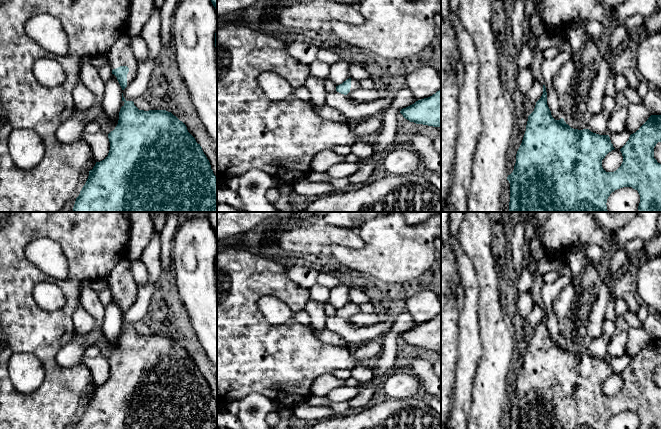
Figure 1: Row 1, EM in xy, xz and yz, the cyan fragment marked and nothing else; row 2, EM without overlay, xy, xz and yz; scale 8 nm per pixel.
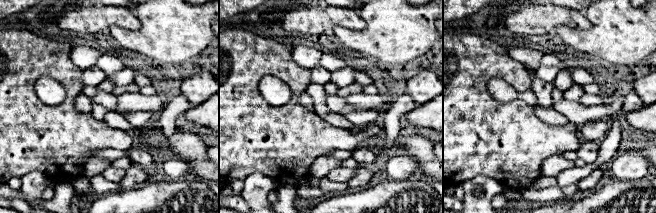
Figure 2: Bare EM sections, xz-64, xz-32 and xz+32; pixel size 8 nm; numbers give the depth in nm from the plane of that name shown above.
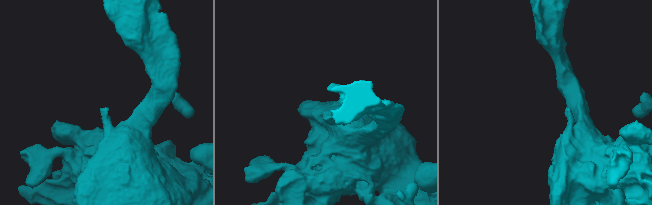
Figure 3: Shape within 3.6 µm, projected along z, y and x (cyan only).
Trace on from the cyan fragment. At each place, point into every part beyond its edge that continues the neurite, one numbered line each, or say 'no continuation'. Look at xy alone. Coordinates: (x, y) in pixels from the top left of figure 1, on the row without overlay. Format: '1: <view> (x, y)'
1: xy (120, 278)

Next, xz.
1: xz (355, 308)

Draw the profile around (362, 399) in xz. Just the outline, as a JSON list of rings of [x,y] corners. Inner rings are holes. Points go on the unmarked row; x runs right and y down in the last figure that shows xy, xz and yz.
[[[368,386],[363,388],[358,395],[348,401],[349,406],[353,411],[356,411],[361,407],[365,407],[372,399],[377,389],[378,387],[376,386]]]

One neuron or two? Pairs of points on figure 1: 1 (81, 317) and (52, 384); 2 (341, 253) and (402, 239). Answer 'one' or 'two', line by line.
1: two
2: one

